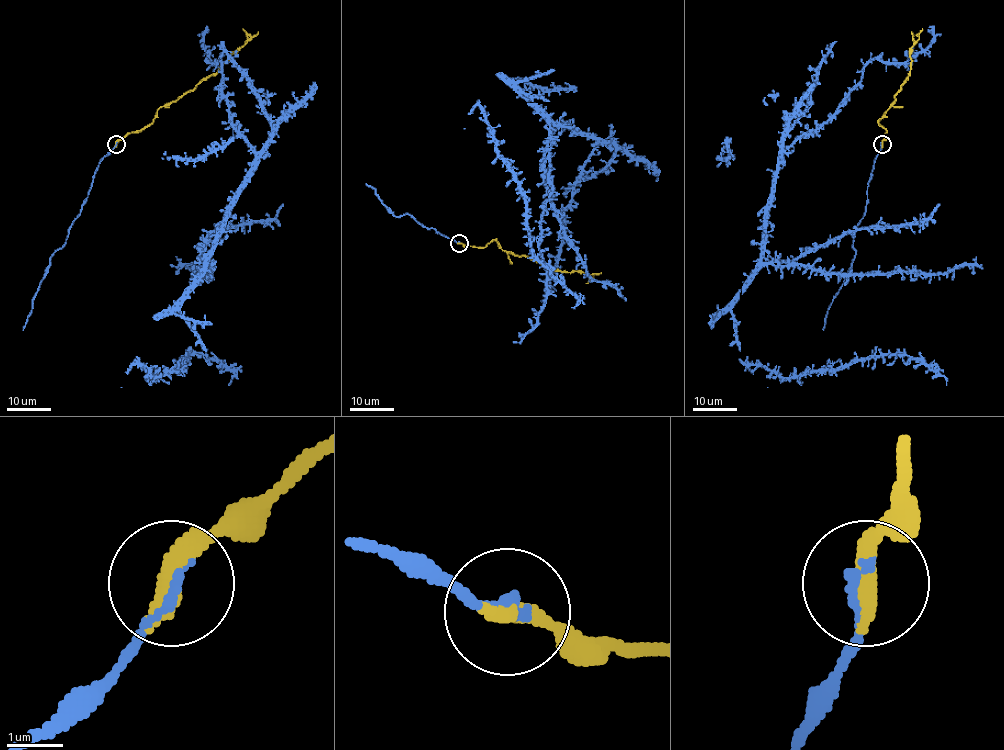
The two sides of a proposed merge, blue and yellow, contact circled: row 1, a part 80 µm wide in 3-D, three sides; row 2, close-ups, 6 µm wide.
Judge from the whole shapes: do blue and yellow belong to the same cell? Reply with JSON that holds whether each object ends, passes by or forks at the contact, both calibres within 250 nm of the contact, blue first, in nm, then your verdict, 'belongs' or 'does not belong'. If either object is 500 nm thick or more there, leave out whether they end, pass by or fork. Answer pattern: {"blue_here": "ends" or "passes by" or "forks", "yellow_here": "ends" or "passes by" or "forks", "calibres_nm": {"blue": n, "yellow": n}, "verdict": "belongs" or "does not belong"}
{"blue_here": "ends", "yellow_here": "ends", "calibres_nm": {"blue": 190, "yellow": 480}, "verdict": "belongs"}

